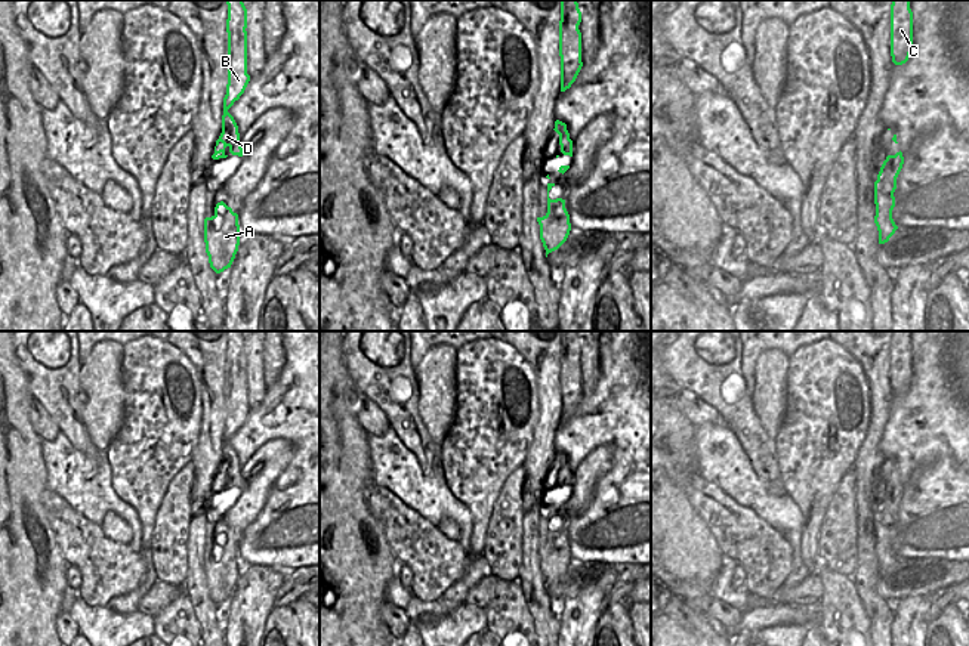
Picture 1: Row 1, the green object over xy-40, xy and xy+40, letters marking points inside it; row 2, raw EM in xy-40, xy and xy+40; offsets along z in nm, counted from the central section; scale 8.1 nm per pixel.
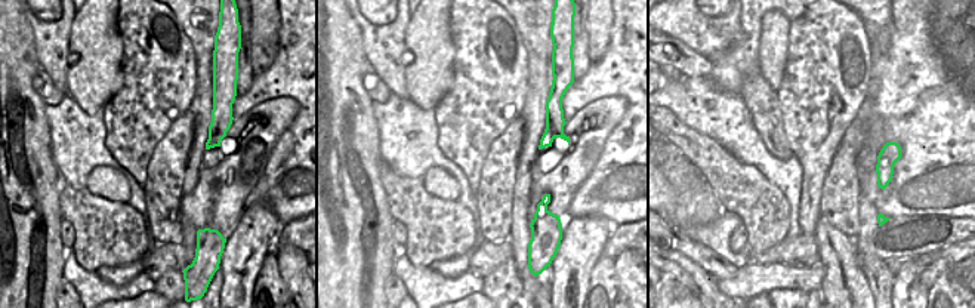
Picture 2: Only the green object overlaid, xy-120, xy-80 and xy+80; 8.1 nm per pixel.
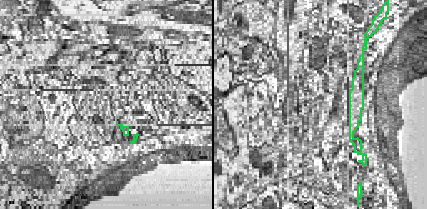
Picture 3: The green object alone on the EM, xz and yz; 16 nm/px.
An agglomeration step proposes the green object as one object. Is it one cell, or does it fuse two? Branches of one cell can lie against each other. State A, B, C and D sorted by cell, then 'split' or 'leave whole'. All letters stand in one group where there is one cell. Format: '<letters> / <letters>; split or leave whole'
A B C D; leave whole

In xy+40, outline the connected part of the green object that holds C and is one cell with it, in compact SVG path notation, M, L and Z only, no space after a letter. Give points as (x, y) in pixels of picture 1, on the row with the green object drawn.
M892 0L891 4L891 56L895 65L908 61L913 50L913 12L910 0Z

